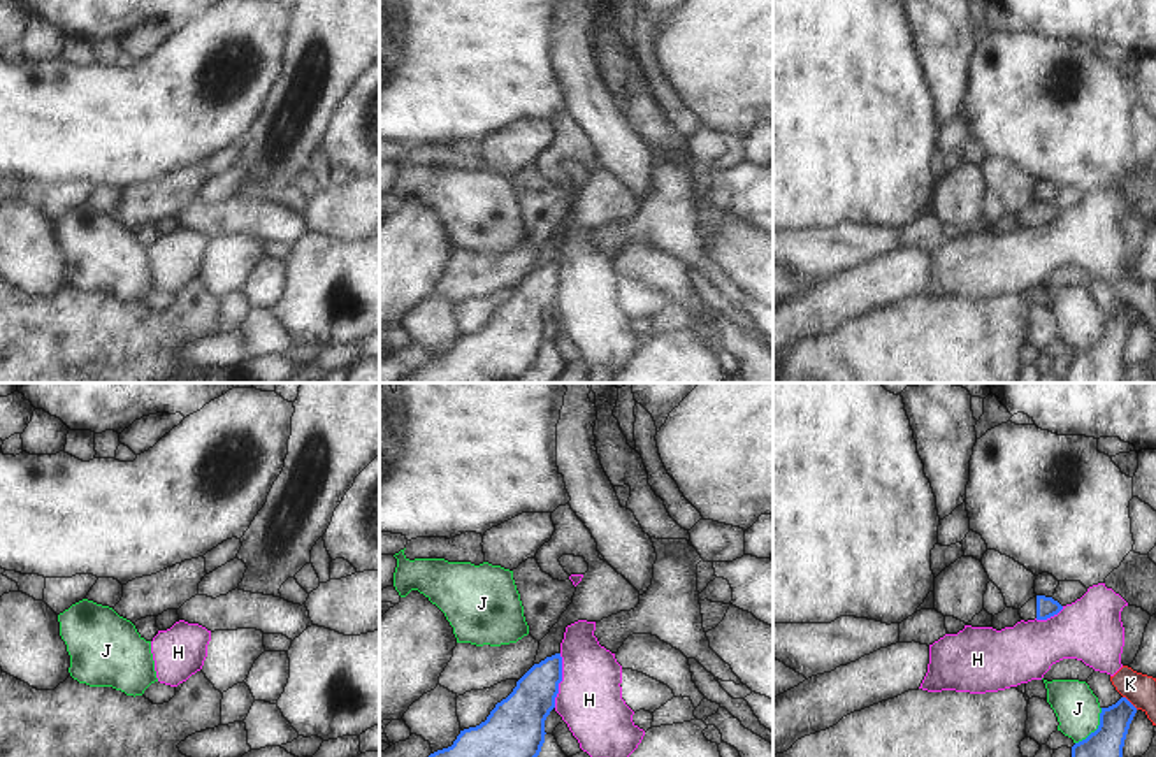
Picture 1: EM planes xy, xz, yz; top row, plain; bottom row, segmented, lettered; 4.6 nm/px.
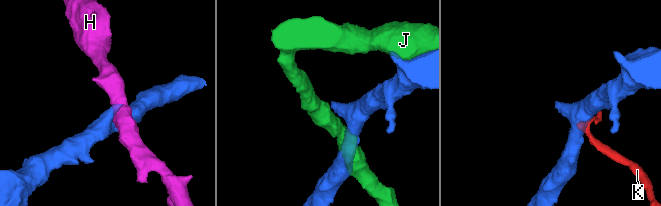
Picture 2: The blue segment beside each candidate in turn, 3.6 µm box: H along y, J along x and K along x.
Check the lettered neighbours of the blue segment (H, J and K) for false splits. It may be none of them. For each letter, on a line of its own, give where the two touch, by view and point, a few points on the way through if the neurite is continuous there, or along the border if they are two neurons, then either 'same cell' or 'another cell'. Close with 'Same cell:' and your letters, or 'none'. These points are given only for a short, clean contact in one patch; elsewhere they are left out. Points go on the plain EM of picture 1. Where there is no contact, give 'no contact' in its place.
H: meets blue in xz at (561, 287); another cell
J: meets blue in yz at (1097, 336); another cell
K: meets blue in yz at (1128, 308); border along yz (1123, 302), (1137, 315); another cell
Same cell: none

